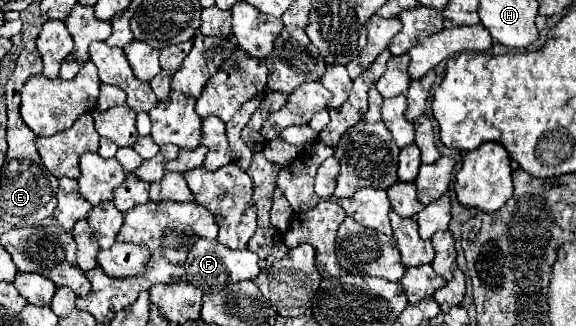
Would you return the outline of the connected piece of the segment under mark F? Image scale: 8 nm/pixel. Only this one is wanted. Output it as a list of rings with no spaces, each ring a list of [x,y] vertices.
[[[198,240],[186,258],[186,278],[202,288],[204,292],[222,292],[222,288],[236,284],[240,280],[254,280],[260,274],[258,256],[250,250],[232,250],[222,246],[218,240]]]

